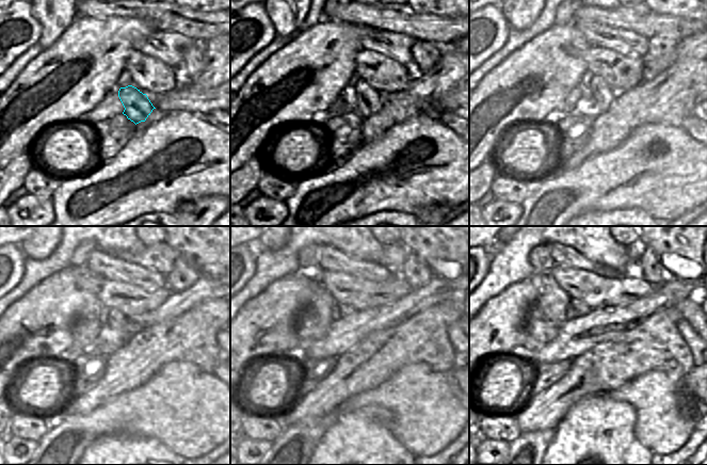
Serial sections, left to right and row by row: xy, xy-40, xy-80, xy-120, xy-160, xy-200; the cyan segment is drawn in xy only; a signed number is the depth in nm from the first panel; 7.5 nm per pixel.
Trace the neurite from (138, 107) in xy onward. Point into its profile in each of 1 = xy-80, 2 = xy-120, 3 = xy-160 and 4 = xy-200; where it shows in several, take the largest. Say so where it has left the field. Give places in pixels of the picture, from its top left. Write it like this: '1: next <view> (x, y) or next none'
1: next xy-80 (596, 96)
2: next xy-120 (113, 318)
3: next xy-160 (343, 309)
4: next xy-200 (580, 308)

